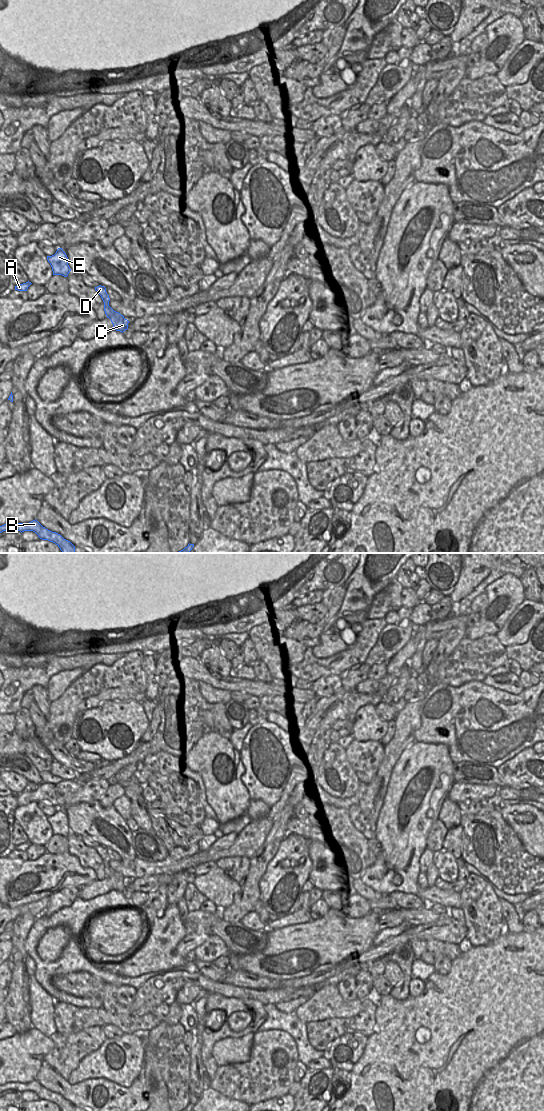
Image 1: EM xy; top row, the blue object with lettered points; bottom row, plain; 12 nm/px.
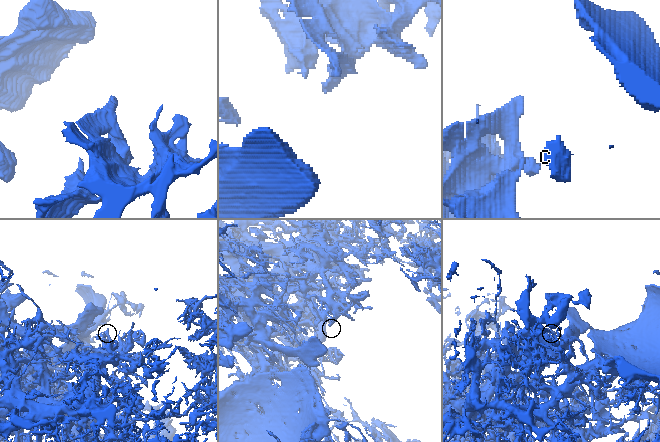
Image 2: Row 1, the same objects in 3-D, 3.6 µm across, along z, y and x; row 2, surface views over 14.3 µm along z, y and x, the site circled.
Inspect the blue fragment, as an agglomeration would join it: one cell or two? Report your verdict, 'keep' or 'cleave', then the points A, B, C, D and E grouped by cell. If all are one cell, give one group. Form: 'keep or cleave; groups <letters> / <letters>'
cleave; groups A B D E / C

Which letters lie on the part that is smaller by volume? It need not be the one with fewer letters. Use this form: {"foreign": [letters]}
{"foreign": ["C"]}

